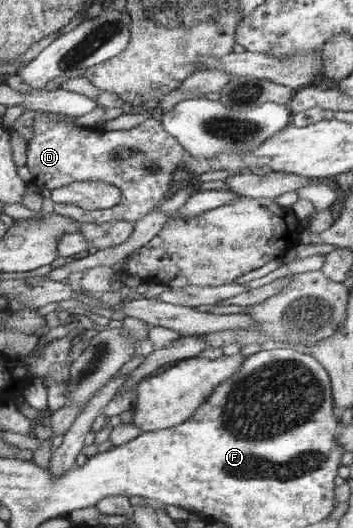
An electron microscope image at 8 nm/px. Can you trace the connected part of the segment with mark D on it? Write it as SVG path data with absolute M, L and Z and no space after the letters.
M45 112L35 115L33 121L33 137L28 140L26 147L26 166L32 175L31 183L41 190L53 190L75 181L104 181L120 189L120 202L111 209L93 211L83 211L83 208L71 209L71 215L75 215L73 219L79 219L83 223L101 225L117 220L134 223L140 220L161 205L161 201L165 199L165 191L169 189L169 177L173 177L173 171L186 160L183 157L185 148L178 138L167 133L167 130L163 129L162 122L153 117L137 126L134 125L131 129L121 131L102 131L79 126L69 116L62 116L56 121Z

